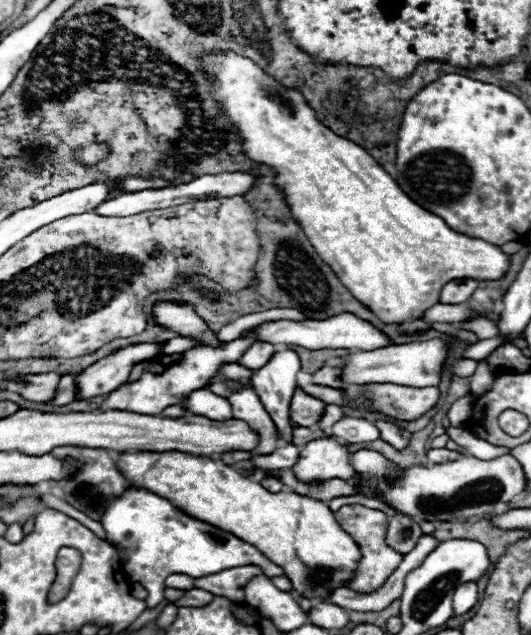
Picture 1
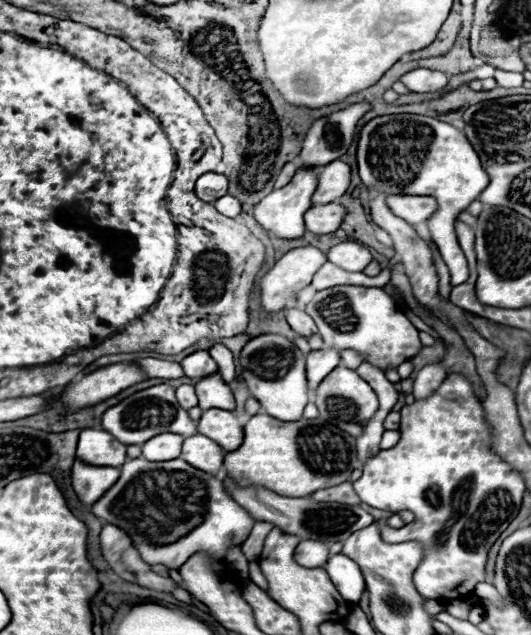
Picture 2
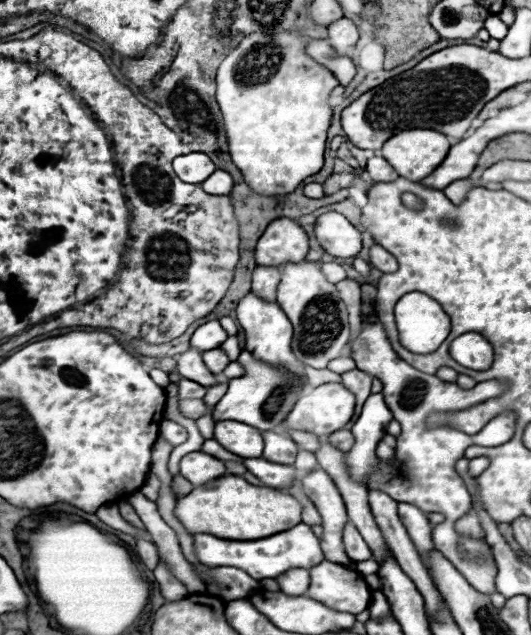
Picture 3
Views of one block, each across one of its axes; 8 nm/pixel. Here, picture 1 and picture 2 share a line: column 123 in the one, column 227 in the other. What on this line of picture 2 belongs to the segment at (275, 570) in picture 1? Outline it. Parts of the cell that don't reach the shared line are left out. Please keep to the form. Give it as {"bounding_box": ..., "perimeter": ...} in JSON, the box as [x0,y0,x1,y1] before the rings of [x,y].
{"bounding_box":[90,456,254,570],"perimeter":[[[142,456],[128,460],[122,466],[118,482],[98,502],[92,504],[90,512],[102,522],[122,528],[148,564],[164,564],[176,570],[196,552],[208,552],[214,558],[224,558],[226,550],[232,544],[244,542],[254,526],[254,520],[250,520],[248,512],[242,512],[242,508],[238,508],[238,504],[226,494],[220,480],[216,480],[212,474],[192,468],[182,458],[170,462],[150,462]]]}

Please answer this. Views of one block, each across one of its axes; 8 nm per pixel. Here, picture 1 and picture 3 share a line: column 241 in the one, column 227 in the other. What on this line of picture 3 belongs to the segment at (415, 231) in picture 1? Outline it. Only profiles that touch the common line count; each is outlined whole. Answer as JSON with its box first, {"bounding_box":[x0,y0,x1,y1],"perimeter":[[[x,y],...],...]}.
{"bounding_box":[216,30,340,196],"perimeter":[[[294,30],[260,34],[252,32],[222,60],[218,68],[216,100],[224,116],[224,128],[228,136],[230,156],[242,170],[248,186],[264,196],[280,196],[292,192],[304,178],[320,172],[324,164],[326,132],[332,120],[332,106],[328,102],[330,92],[340,86],[334,74],[306,56],[308,38]]]}

